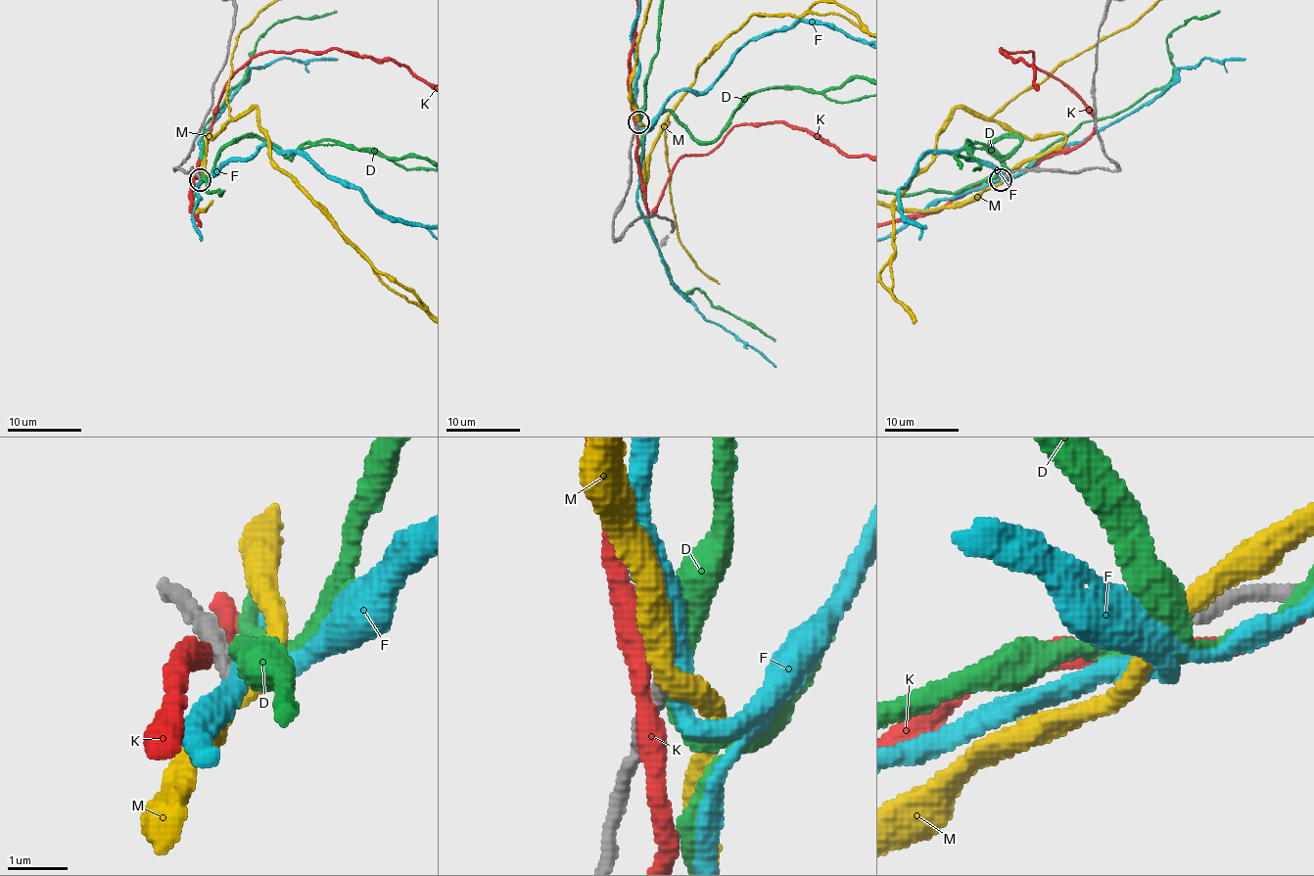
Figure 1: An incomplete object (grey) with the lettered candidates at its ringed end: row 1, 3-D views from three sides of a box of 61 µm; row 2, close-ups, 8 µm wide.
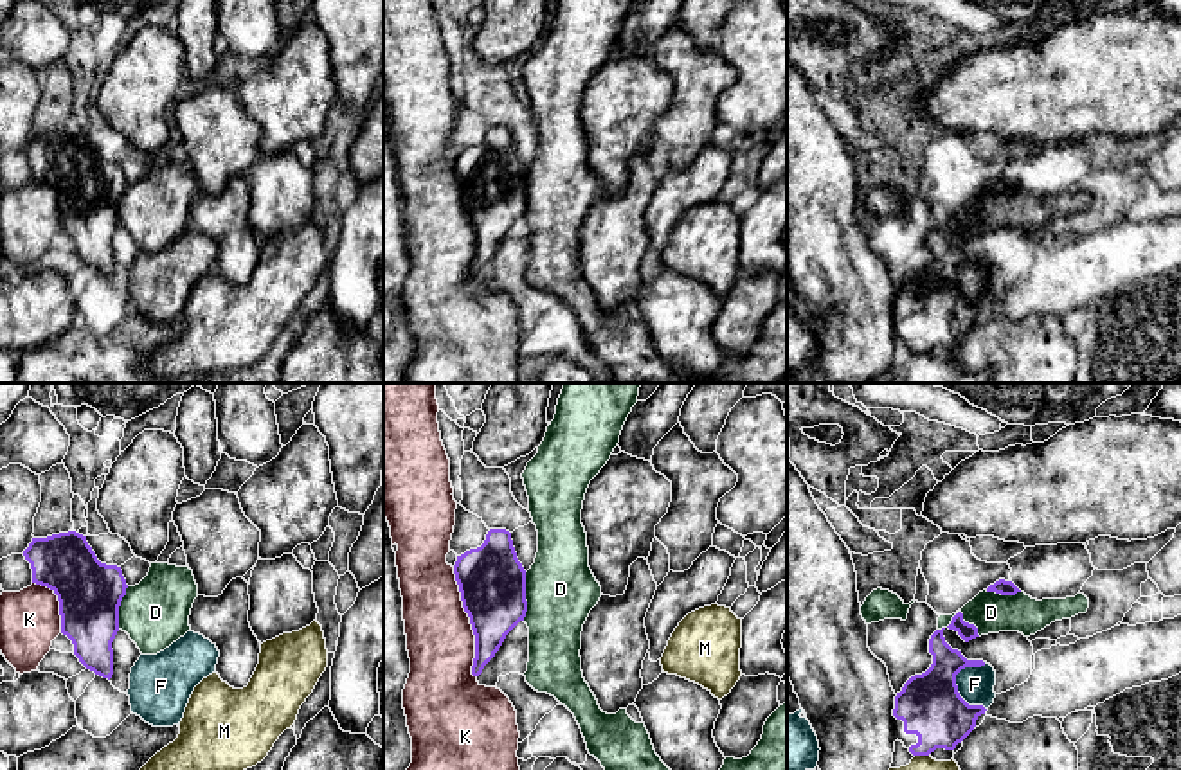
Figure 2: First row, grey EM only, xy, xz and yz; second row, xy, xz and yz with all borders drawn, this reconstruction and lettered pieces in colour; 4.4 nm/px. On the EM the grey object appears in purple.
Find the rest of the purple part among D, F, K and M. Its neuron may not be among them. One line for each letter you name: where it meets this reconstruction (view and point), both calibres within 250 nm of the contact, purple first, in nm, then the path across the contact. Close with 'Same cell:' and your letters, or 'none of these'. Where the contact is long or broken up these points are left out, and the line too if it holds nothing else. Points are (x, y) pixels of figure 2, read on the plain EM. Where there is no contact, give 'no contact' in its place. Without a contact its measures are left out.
Same cell: none of these

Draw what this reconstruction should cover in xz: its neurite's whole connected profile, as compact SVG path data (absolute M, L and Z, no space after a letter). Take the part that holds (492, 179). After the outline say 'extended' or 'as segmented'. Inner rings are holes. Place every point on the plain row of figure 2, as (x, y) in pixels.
M490 126L481 144L457 153L454 171L475 232L472 272L479 273L527 209L526 167L511 130Z; as segmented

